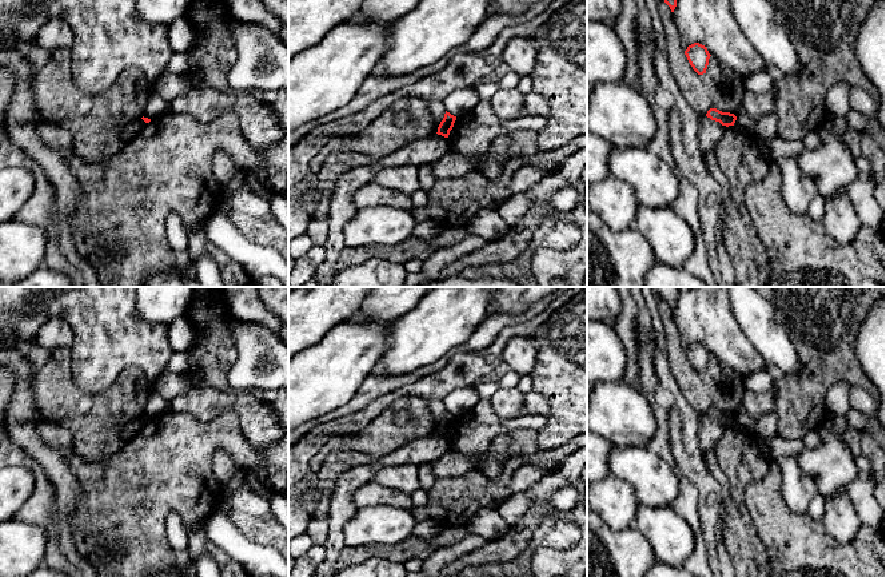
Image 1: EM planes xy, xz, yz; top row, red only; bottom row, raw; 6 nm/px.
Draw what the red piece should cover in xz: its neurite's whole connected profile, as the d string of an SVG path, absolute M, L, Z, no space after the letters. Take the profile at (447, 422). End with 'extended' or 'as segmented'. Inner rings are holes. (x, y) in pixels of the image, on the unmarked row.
M446 410L444 417L438 426L436 433L442 434L444 437L448 437L450 430L452 429L455 419L456 419L456 415L451 414L450 411Z | as segmented

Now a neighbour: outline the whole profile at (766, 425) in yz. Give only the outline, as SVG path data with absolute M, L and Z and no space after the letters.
M775 413L765 414L755 418L757 437L770 439L778 435L778 418Z

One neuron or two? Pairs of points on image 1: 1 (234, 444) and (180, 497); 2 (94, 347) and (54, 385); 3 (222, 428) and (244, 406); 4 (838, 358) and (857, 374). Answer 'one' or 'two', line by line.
1: one
2: two
3: two
4: one

